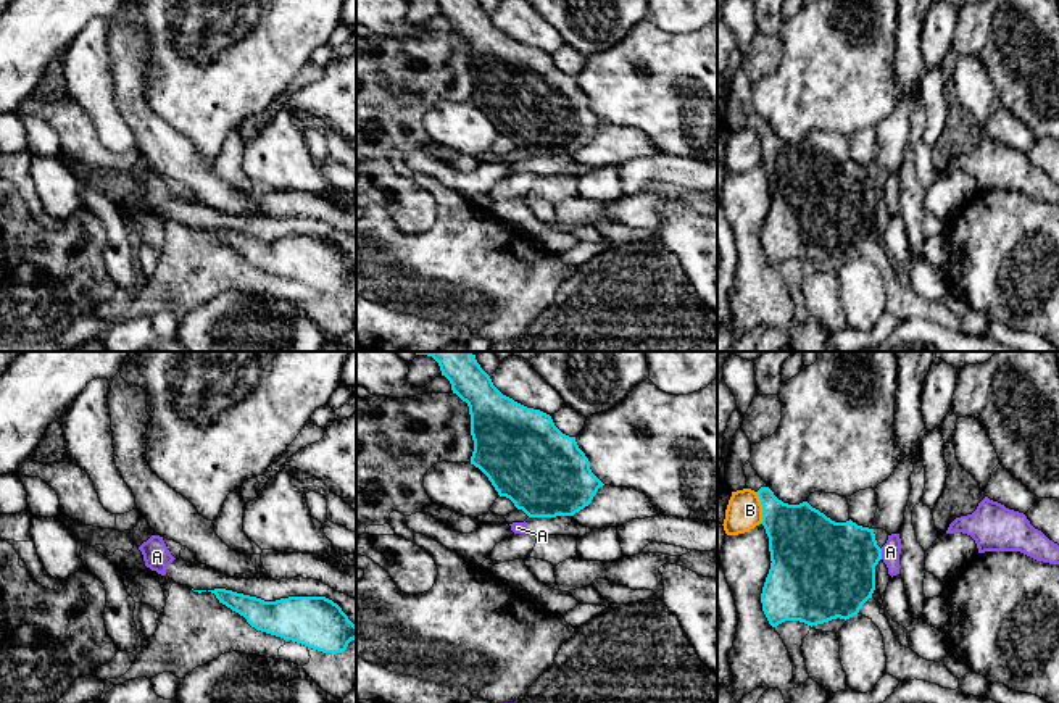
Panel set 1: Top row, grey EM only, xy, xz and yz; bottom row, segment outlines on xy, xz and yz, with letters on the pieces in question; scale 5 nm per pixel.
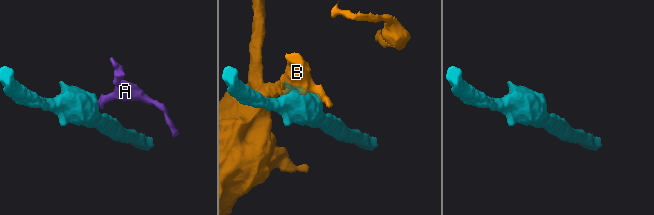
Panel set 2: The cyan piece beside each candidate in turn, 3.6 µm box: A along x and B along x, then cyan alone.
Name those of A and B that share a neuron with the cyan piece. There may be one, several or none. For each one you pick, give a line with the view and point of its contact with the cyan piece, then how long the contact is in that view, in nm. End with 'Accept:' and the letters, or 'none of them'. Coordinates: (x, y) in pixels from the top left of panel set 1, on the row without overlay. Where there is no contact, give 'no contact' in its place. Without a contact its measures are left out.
Accept: none of them

